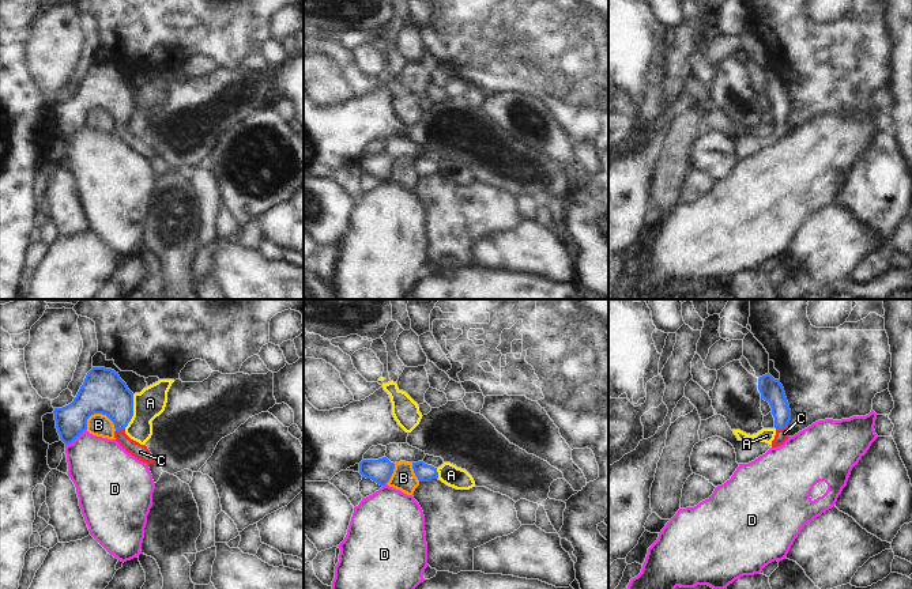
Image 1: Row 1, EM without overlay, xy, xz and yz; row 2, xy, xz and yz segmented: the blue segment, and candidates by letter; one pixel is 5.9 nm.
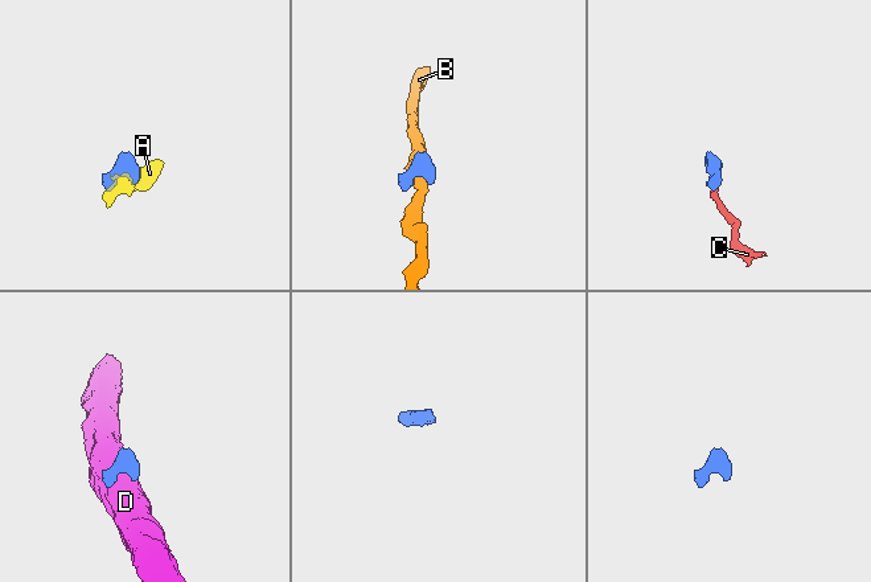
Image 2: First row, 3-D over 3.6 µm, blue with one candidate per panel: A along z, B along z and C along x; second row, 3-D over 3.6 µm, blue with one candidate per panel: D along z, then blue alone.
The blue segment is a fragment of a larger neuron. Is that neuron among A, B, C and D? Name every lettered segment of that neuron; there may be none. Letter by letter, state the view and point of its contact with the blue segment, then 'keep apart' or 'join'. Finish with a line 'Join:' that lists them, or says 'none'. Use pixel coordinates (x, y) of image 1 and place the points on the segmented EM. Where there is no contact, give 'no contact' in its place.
A: meets blue in xy at (132, 411); keep apart
B: meets blue in xy at (104, 414); keep apart
C: meets blue in yz at (782, 429); join
D: meets blue in xy at (75, 438); keep apart
Join: C

